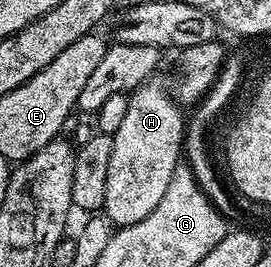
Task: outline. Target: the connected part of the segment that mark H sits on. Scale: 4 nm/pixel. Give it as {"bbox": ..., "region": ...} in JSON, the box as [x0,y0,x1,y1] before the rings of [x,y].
{"bbox":[103,84,186,227],"region":[[[144,84],[131,93],[127,99],[125,116],[113,138],[111,163],[108,164],[107,191],[103,213],[117,227],[131,226],[151,214],[172,180],[172,172],[180,164],[183,155],[186,123],[181,105],[164,89],[152,84]]]}

